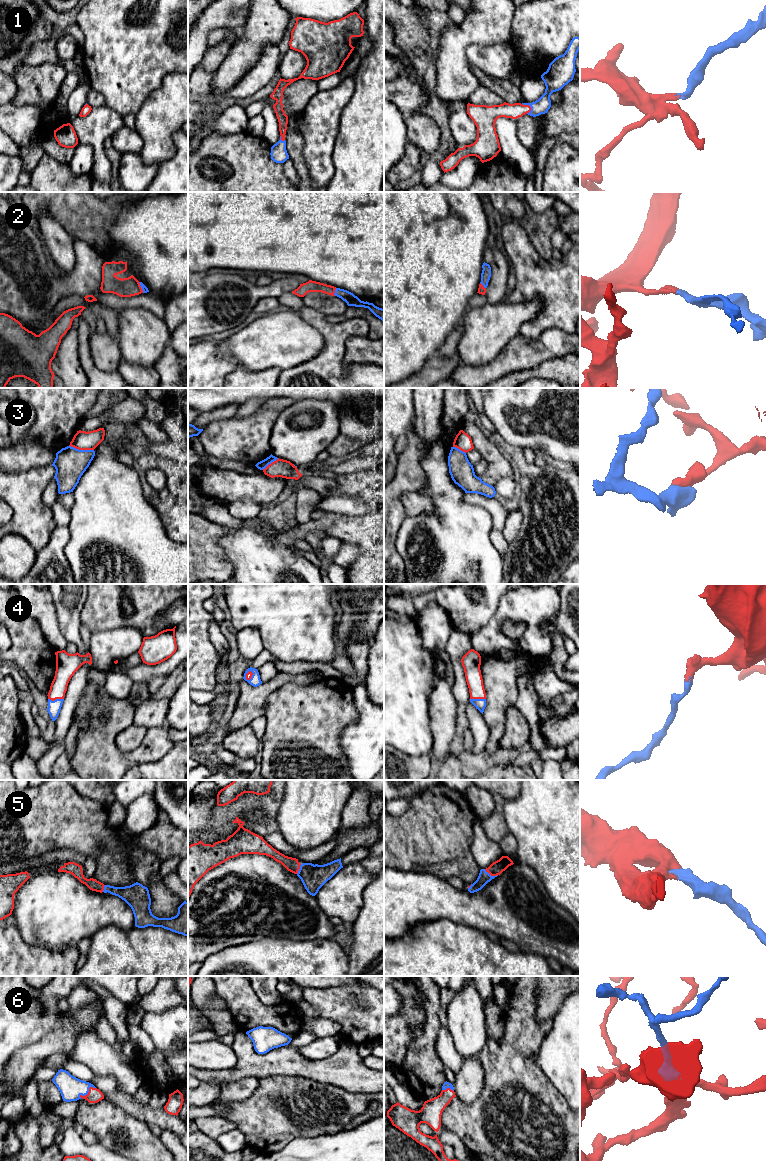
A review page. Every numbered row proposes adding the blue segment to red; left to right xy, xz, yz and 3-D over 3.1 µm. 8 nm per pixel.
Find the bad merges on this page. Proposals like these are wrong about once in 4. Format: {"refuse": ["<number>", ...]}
{"refuse": ["3"]}

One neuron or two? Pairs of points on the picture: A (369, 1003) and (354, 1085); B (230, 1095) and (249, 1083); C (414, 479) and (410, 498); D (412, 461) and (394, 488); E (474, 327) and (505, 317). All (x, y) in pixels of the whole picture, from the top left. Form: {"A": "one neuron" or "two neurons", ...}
{"A": "two neurons", "B": "one neuron", "C": "two neurons", "D": "one neuron", "E": "one neuron"}

